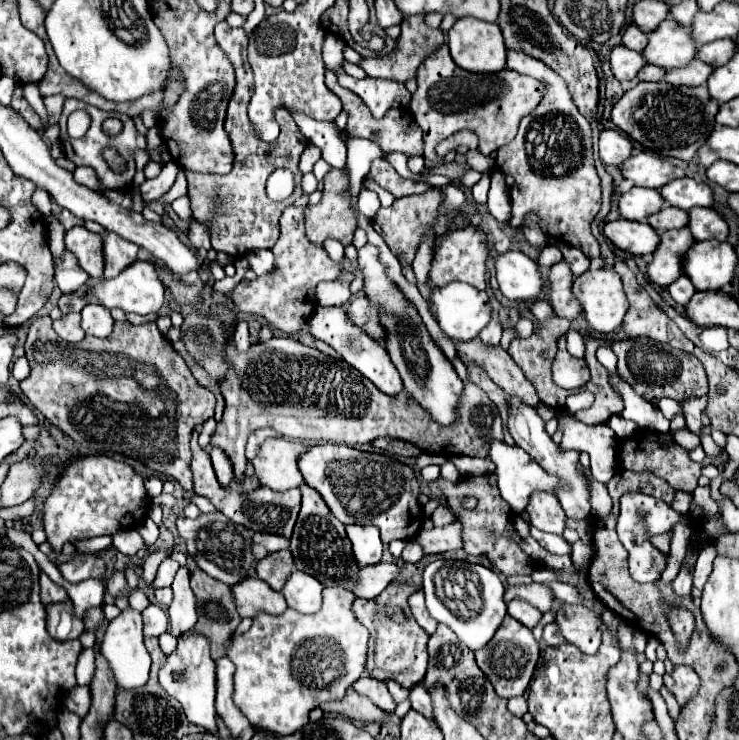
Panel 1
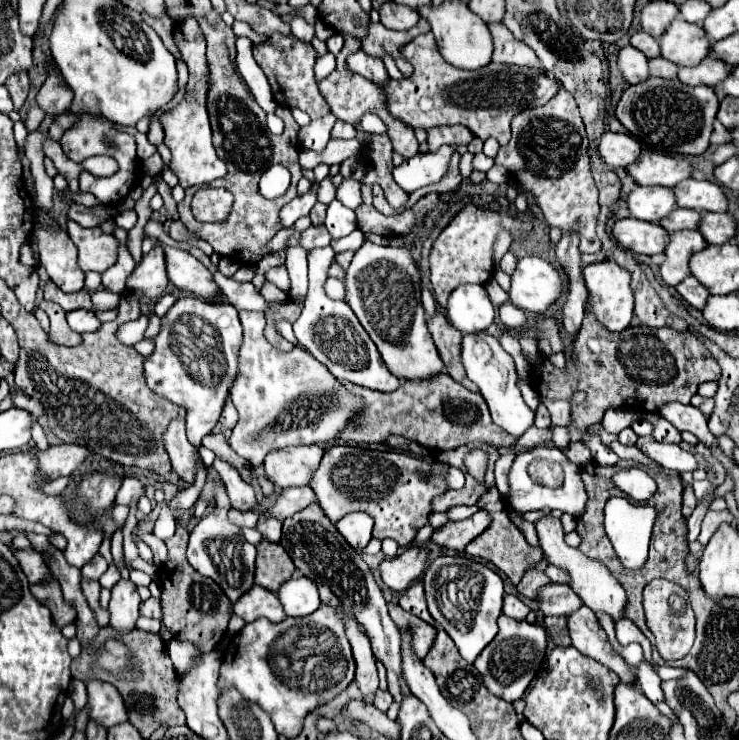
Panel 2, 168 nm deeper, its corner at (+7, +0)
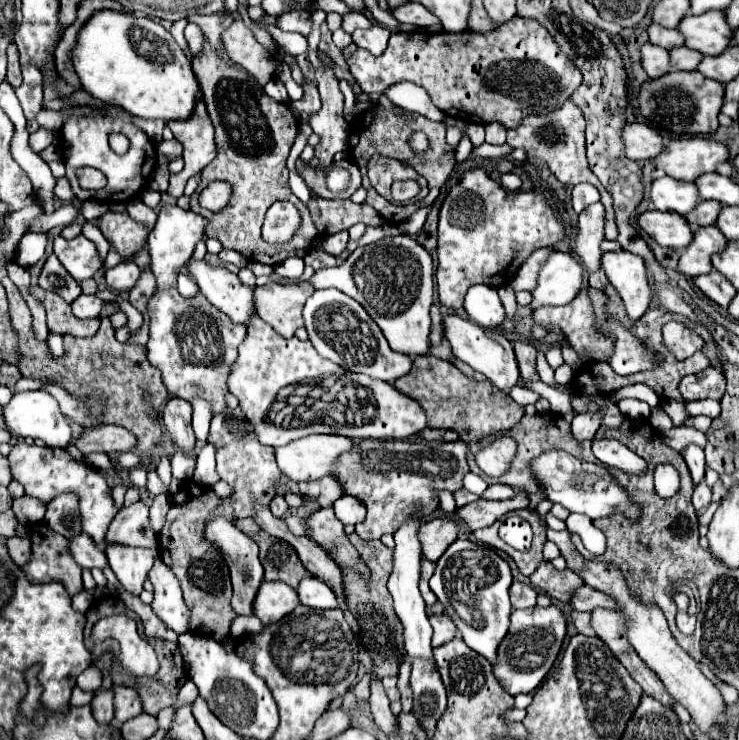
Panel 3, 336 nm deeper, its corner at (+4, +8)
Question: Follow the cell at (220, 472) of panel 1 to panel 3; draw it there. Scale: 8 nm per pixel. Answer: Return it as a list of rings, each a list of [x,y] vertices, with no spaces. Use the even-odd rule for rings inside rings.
[[[212,517],[206,523],[206,531],[204,531],[204,539],[210,541],[216,549],[220,549],[220,555],[224,557],[224,563],[230,569],[230,579],[232,579],[232,587],[234,587],[234,597],[232,597],[232,609],[238,615],[250,615],[252,613],[252,601],[256,597],[256,591],[262,583],[264,577],[264,569],[260,565],[258,559],[258,545],[254,543],[254,539],[250,539],[248,535],[244,535],[232,519],[226,517]]]

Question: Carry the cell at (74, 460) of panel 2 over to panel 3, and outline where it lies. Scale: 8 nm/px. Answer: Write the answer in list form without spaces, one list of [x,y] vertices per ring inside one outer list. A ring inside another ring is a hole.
[[[102,425],[102,429],[84,429],[84,433],[76,439],[74,445],[84,455],[122,453],[134,449],[136,437],[118,425]]]

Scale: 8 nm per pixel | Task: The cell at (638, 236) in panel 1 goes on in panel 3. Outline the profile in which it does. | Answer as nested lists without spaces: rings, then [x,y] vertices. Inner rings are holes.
[[[644,211],[642,215],[638,215],[638,227],[662,247],[684,249],[692,241],[690,225],[682,215],[676,213]]]

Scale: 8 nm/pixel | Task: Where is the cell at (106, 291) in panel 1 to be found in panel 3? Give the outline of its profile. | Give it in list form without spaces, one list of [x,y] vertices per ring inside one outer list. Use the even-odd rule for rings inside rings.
[[[164,205],[158,213],[156,227],[148,235],[150,269],[155,277],[157,290],[148,303],[150,315],[150,339],[148,339],[148,361],[160,369],[164,387],[170,395],[194,401],[196,397],[212,405],[212,415],[222,413],[228,395],[228,373],[236,363],[236,349],[246,337],[246,327],[228,321],[210,301],[198,293],[190,299],[178,295],[176,280],[180,269],[192,257],[194,245],[204,237],[206,219],[184,211],[176,205]],[[208,329],[208,331],[206,331]],[[190,337],[198,337],[198,347]]]

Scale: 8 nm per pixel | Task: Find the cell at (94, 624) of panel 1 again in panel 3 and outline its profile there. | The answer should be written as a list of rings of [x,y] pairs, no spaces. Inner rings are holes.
[[[114,685],[112,691],[114,691],[114,711],[116,711],[118,723],[124,723],[142,713],[142,701],[140,701],[136,689]]]

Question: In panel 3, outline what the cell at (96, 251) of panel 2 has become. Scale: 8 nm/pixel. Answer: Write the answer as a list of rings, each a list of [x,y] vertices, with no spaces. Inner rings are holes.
[[[104,213],[98,217],[98,229],[122,259],[132,257],[148,237],[148,229],[128,217],[128,213]]]

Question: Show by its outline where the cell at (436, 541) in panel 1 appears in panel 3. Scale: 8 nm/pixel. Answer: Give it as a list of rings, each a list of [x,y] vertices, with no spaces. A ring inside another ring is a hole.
[[[516,495],[514,499],[508,501],[486,501],[486,499],[478,499],[474,503],[468,503],[462,509],[456,509],[456,517],[462,519],[470,531],[476,531],[480,527],[490,527],[492,523],[496,523],[502,515],[516,511],[516,509],[524,509],[528,505],[528,497],[526,495]]]

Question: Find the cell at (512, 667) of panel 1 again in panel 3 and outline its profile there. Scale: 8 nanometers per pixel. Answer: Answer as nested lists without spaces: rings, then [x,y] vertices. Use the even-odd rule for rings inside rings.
[[[554,605],[546,609],[532,607],[532,609],[512,611],[508,637],[504,637],[504,641],[500,643],[496,663],[492,663],[494,677],[510,695],[532,693],[546,677],[550,667],[554,665],[554,659],[558,657],[564,635],[566,635],[566,619],[562,611]]]

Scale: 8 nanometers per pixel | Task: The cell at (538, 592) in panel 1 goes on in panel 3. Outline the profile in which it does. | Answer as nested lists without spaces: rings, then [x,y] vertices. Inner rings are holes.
[[[580,585],[570,597],[570,607],[576,611],[592,611],[596,607],[616,609],[616,603],[610,597],[606,597],[604,593],[592,589],[590,585]]]

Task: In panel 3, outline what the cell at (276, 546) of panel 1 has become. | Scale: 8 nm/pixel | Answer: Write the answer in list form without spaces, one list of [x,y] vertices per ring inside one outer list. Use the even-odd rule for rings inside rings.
[[[278,493],[278,495],[272,499],[270,509],[272,509],[274,517],[284,517],[284,515],[286,515],[286,511],[288,511],[288,503],[284,501],[284,495],[282,495],[282,493]]]

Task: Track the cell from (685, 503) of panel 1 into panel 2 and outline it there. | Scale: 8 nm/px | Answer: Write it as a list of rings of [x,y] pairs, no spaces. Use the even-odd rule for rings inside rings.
[[[685,485],[685,491],[683,491],[683,515],[689,517],[689,515],[693,513],[695,505],[697,505],[697,497],[695,497],[695,493],[693,493],[693,489],[691,489],[689,485]]]

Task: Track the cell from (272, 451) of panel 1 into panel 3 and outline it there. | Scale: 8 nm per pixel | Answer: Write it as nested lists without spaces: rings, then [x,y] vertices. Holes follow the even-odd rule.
[[[308,435],[304,439],[296,439],[284,447],[276,449],[276,463],[278,469],[292,481],[300,483],[300,481],[312,481],[312,479],[320,479],[324,475],[328,475],[332,471],[334,461],[344,453],[350,451],[352,447],[352,439],[348,437],[340,437],[340,435]]]

